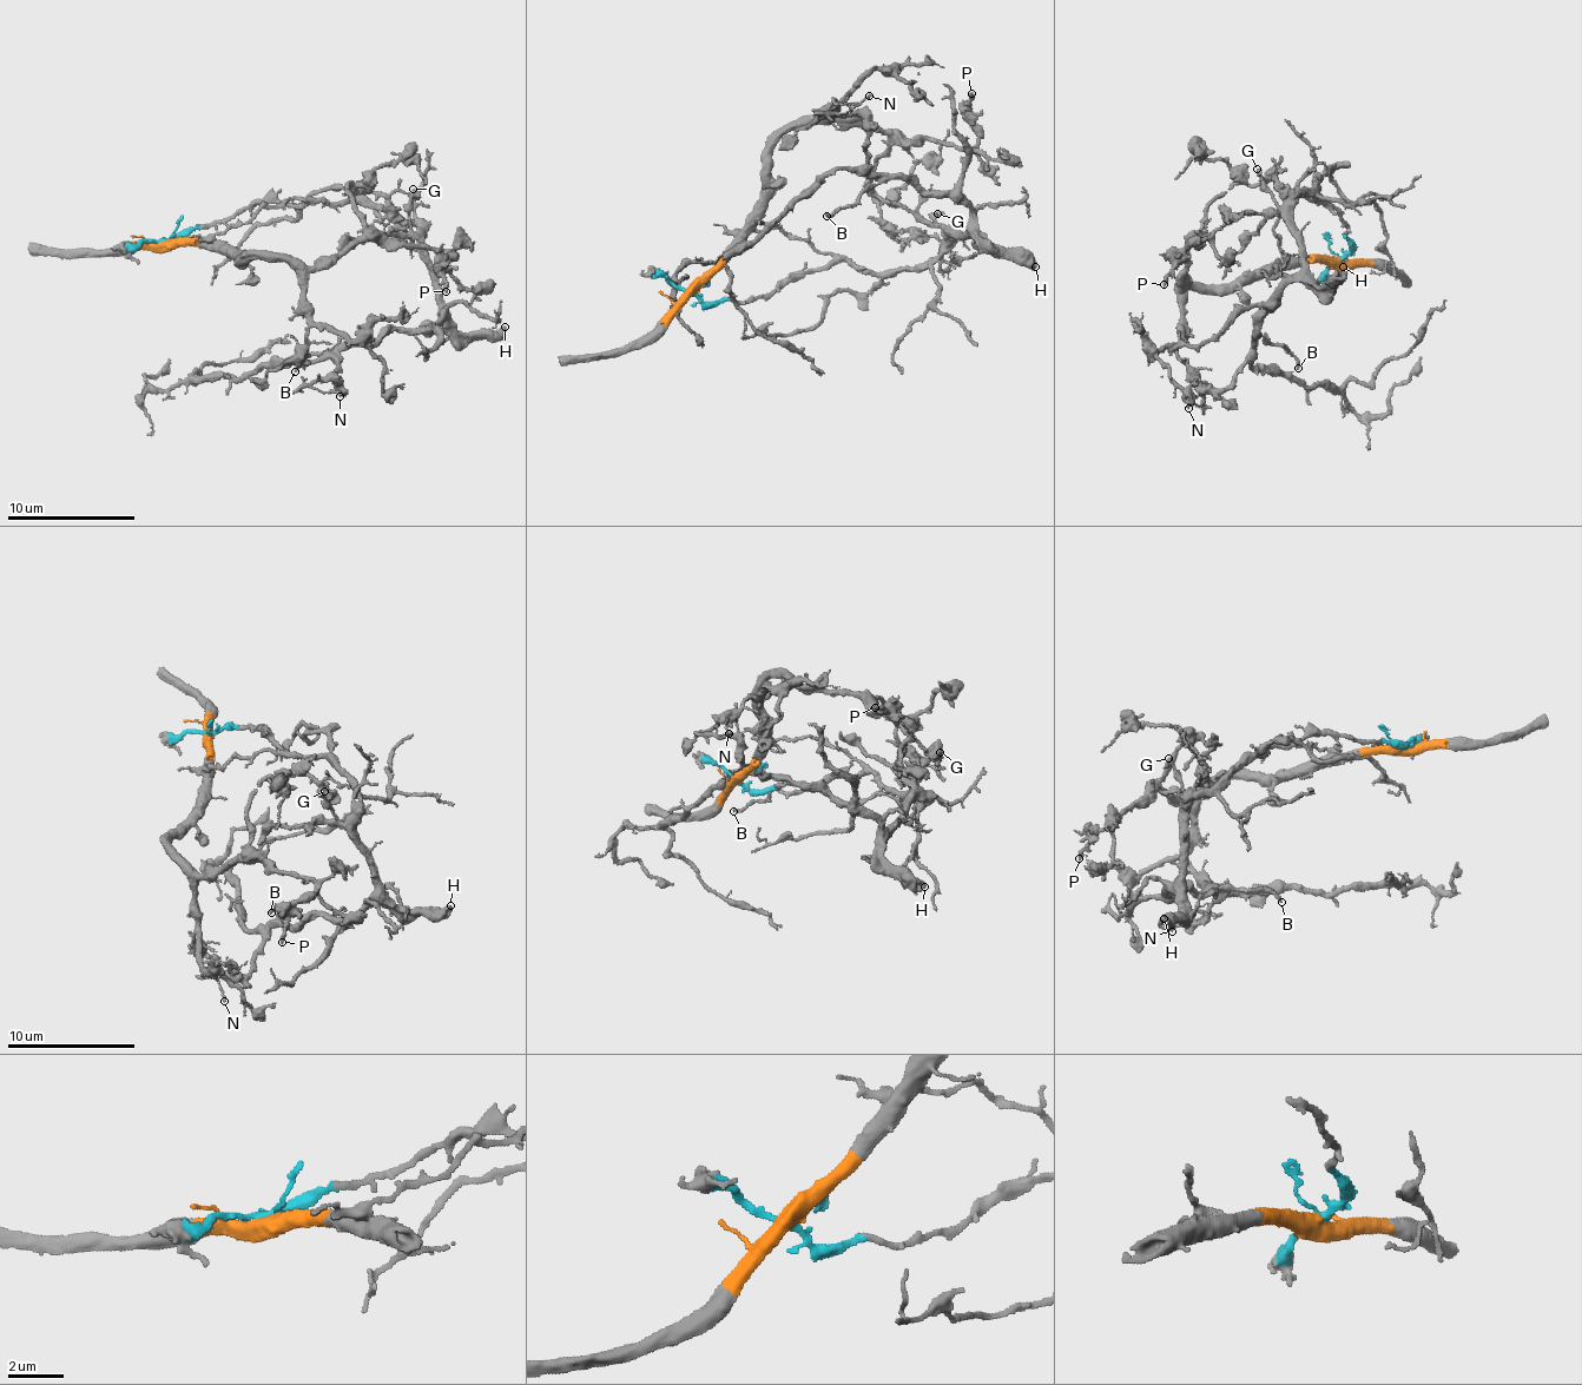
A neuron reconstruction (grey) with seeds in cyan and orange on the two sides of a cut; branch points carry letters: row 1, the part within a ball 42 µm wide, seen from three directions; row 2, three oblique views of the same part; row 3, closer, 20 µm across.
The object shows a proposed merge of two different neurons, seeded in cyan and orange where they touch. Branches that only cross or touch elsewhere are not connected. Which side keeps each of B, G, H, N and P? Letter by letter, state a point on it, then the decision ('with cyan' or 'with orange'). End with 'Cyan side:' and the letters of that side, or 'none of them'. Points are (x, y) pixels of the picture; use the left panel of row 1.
B: (295, 371) | with cyan
G: (413, 189) | with cyan
H: (505, 327) | with cyan
N: (340, 396) | with cyan
P: (446, 291) | with orange
Cyan side: B, G, H, N

